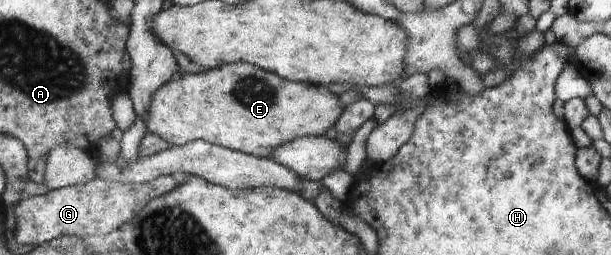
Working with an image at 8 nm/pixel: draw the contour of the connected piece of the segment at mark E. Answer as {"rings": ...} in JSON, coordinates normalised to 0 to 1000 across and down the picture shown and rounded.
{"rings":[[[388,243],[332,271],[322,294],[293,286],[250,373],[237,486],[242,518],[264,533],[283,573],[301,573],[319,549],[332,549],[403,604],[444,620],[455,576],[478,557],[483,541],[532,533],[543,514],[561,431],[555,373],[537,341],[476,325],[453,302],[450,286],[430,278],[408,247]]]}

